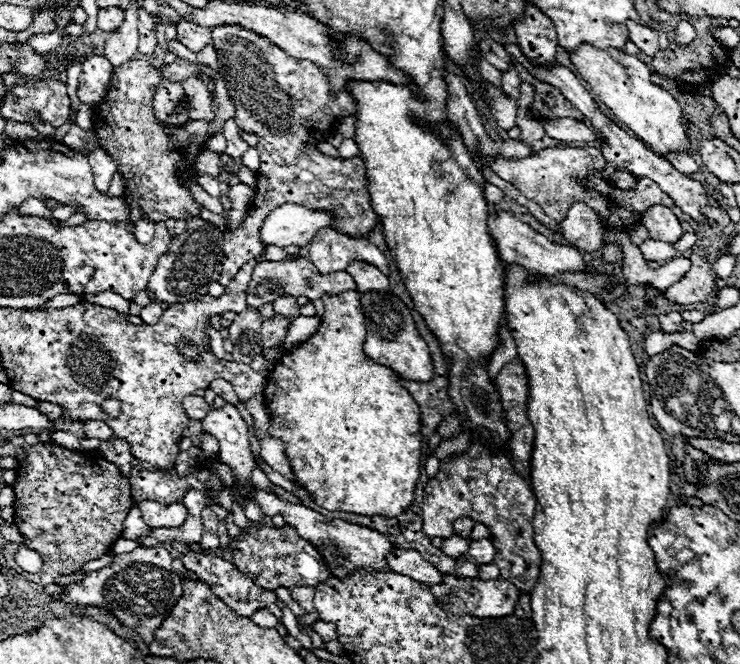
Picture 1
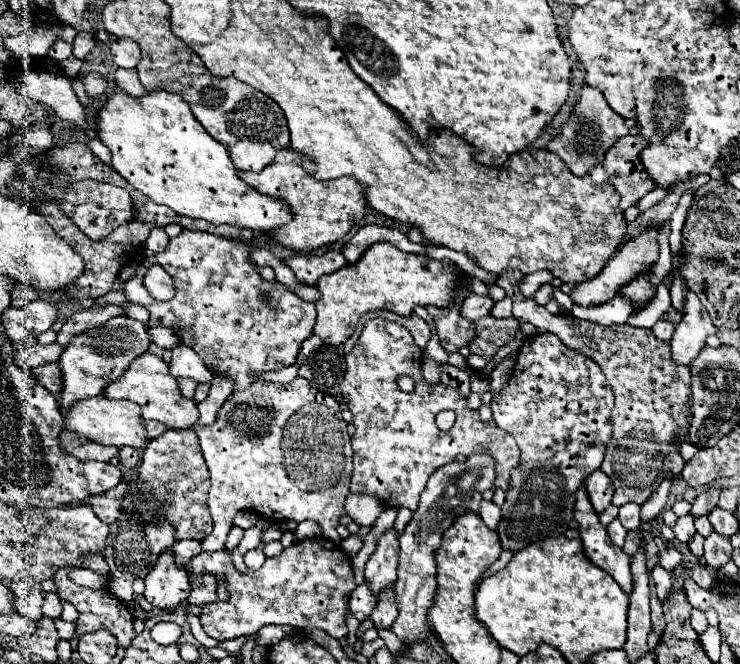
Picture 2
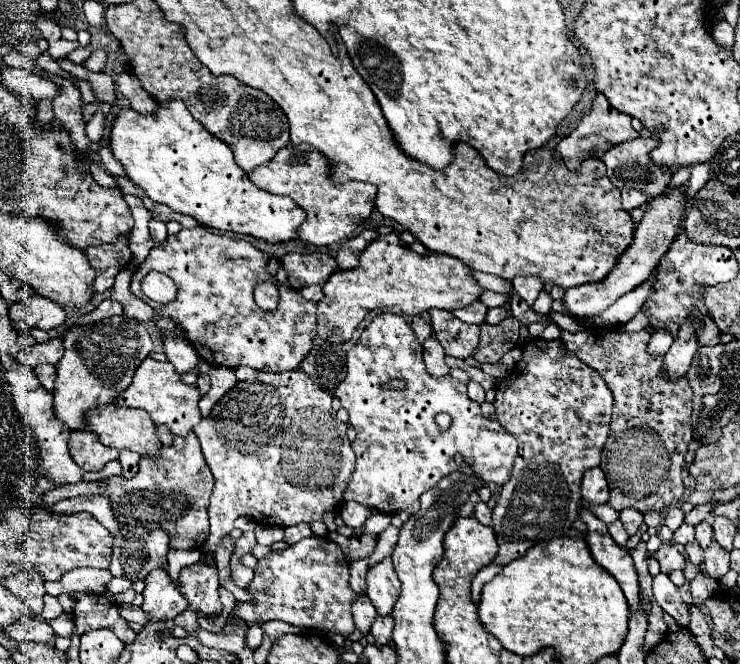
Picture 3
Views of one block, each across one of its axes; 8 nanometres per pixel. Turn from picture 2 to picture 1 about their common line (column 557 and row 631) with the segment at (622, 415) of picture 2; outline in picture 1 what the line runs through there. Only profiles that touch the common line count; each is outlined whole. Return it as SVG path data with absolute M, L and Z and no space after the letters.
M317 620L312 625L312 629L318 633L318 636L320 636L324 642L336 638L336 626L334 626L334 624L328 624L328 622L324 622L324 620Z

